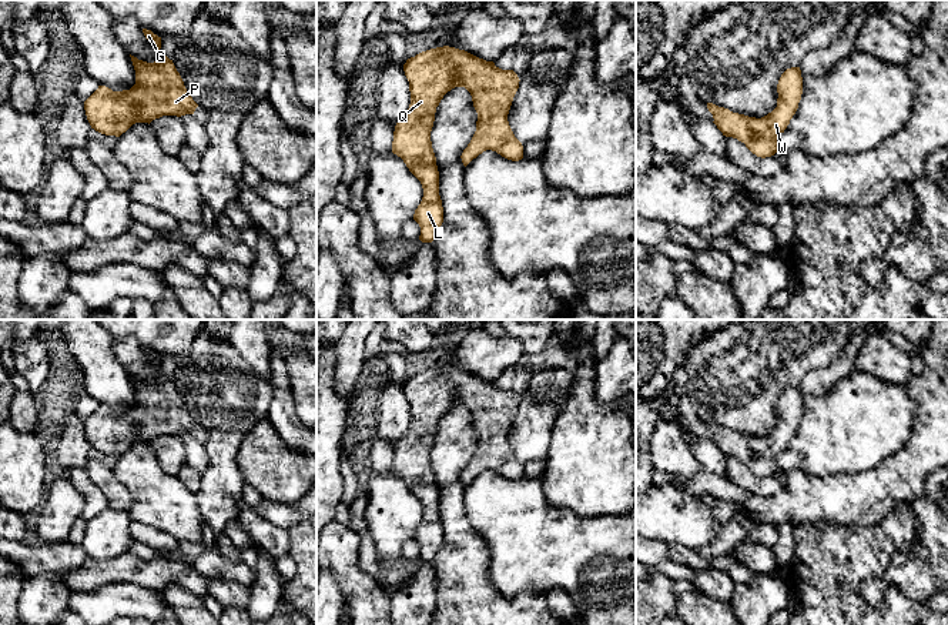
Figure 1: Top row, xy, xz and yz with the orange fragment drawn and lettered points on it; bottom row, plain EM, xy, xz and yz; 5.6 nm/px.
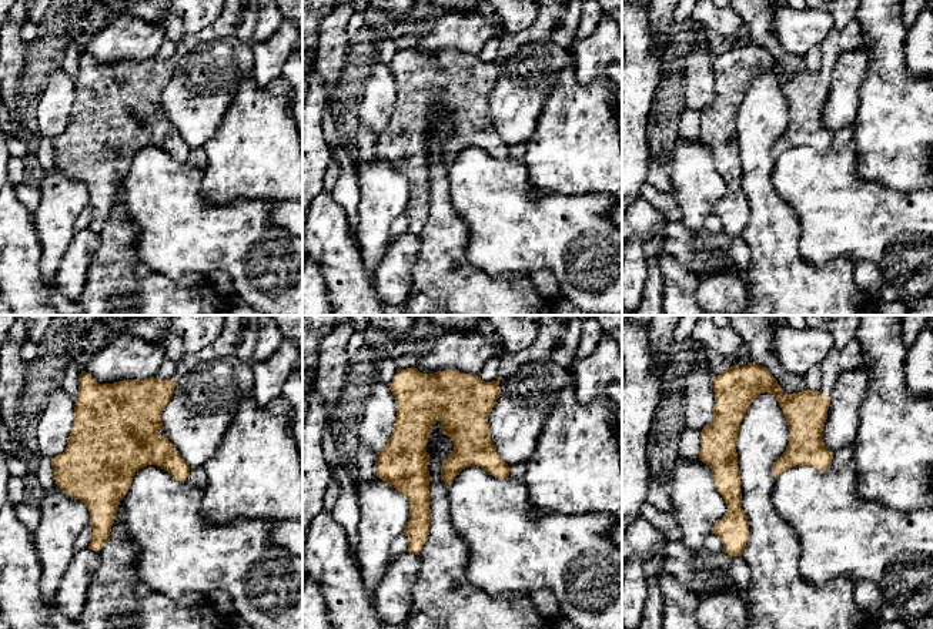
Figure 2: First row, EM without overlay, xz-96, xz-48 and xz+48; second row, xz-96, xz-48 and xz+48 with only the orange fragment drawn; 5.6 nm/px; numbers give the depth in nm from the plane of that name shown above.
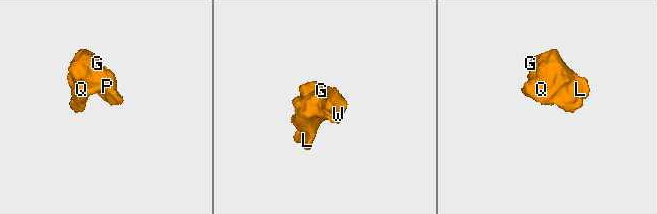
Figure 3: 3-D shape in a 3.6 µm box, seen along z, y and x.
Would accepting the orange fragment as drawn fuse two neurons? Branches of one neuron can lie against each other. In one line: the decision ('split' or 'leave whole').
leave whole

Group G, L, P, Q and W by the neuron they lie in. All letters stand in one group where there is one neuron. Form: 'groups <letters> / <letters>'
groups G L P Q W

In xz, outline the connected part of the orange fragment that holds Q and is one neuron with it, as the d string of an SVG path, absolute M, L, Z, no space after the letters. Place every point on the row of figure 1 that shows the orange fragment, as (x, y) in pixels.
M449 46L431 49L408 59L403 64L403 71L409 81L411 104L395 126L392 153L403 160L409 171L422 184L423 197L415 210L413 220L421 227L419 240L422 243L432 243L443 223L439 171L431 141L436 107L443 96L455 87L465 87L472 96L478 121L476 131L460 156L465 167L486 150L496 151L508 160L519 161L523 158L523 146L515 137L508 114L520 80L513 70L502 70L493 61L486 61L465 50Z

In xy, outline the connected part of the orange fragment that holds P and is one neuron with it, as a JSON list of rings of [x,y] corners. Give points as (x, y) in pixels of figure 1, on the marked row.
[[[164,53],[154,63],[147,63],[131,56],[135,70],[135,84],[130,90],[113,91],[105,86],[98,88],[84,101],[87,120],[96,131],[120,137],[135,123],[151,123],[163,116],[194,114],[198,104],[187,91],[184,81],[172,60]]]

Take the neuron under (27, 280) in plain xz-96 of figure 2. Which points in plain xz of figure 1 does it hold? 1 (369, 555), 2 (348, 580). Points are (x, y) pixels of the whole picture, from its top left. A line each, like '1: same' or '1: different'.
1: different
2: same

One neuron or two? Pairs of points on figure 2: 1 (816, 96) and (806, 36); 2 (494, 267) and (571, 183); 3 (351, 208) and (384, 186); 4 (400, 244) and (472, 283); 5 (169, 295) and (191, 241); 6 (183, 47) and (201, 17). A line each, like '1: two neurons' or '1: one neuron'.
1: two neurons
2: two neurons
3: two neurons
4: two neurons
5: two neurons
6: two neurons

